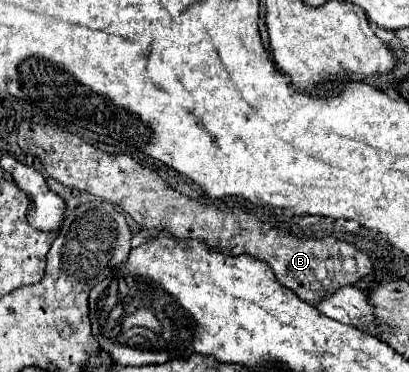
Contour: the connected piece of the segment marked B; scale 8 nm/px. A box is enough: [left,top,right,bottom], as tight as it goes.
[17,121,371,303]

